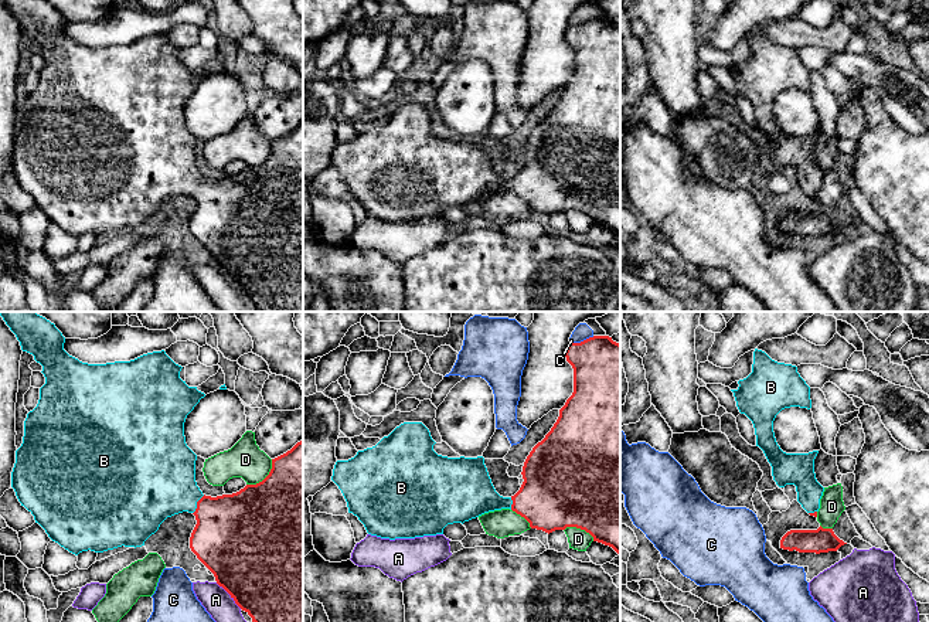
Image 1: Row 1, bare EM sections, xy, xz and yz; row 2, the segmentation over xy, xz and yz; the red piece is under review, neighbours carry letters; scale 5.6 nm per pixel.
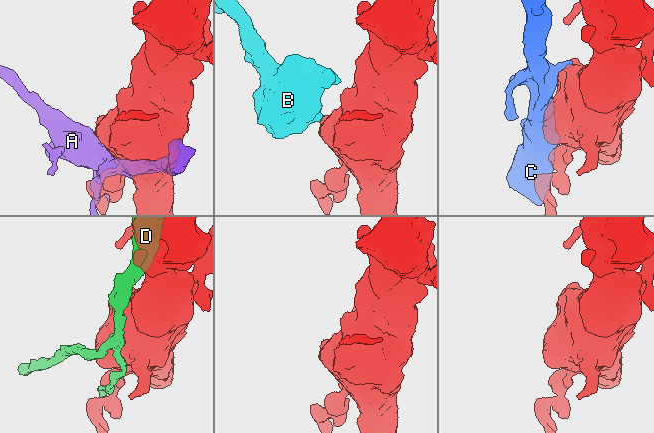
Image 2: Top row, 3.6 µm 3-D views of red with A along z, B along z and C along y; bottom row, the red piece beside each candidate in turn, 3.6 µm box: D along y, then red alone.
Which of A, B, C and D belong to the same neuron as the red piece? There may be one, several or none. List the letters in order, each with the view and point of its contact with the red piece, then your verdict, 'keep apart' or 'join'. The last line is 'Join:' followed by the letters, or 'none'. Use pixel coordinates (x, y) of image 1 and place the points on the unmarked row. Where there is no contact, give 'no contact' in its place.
A: contact xy (230, 276); keep apart
B: contact xy (197, 187); join
C: contact xz (581, 24); keep apart
D: contact xy (265, 160); keep apart
Join: B

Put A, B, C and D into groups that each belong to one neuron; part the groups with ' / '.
A / B / C / D

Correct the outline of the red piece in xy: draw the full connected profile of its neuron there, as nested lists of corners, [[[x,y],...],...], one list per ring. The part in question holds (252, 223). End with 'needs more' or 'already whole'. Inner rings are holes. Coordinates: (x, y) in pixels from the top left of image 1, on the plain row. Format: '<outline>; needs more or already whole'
[[[3,0],[3,3],[16,17],[21,33],[33,37],[34,43],[42,48],[41,55],[45,60],[45,67],[40,71],[38,86],[24,103],[24,119],[21,129],[16,133],[11,170],[21,188],[34,198],[35,205],[45,213],[48,220],[75,238],[88,232],[103,235],[122,228],[136,231],[144,228],[144,224],[159,213],[167,200],[183,194],[193,196],[197,207],[190,220],[191,234],[214,256],[217,266],[252,300],[252,305],[261,312],[303,312],[303,122],[286,136],[272,142],[272,152],[262,164],[246,167],[232,177],[205,179],[195,164],[197,137],[187,129],[184,119],[186,101],[205,77],[197,69],[188,69],[180,61],[183,50],[176,47],[164,33],[147,35],[130,44],[88,47],[64,33],[65,20],[45,0]]]; needs more

